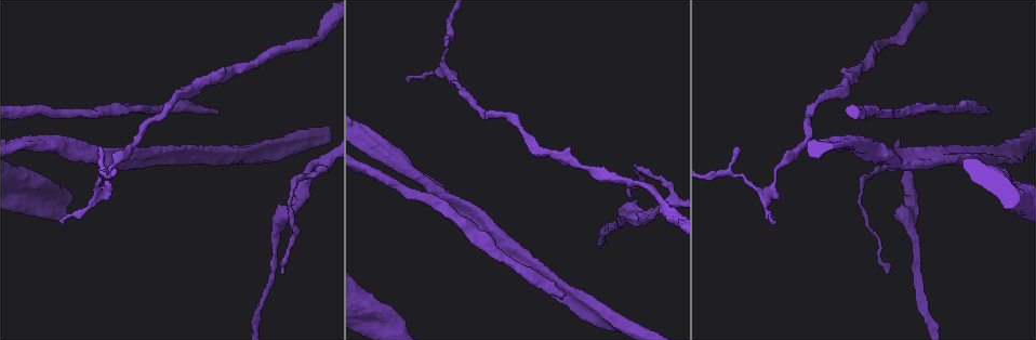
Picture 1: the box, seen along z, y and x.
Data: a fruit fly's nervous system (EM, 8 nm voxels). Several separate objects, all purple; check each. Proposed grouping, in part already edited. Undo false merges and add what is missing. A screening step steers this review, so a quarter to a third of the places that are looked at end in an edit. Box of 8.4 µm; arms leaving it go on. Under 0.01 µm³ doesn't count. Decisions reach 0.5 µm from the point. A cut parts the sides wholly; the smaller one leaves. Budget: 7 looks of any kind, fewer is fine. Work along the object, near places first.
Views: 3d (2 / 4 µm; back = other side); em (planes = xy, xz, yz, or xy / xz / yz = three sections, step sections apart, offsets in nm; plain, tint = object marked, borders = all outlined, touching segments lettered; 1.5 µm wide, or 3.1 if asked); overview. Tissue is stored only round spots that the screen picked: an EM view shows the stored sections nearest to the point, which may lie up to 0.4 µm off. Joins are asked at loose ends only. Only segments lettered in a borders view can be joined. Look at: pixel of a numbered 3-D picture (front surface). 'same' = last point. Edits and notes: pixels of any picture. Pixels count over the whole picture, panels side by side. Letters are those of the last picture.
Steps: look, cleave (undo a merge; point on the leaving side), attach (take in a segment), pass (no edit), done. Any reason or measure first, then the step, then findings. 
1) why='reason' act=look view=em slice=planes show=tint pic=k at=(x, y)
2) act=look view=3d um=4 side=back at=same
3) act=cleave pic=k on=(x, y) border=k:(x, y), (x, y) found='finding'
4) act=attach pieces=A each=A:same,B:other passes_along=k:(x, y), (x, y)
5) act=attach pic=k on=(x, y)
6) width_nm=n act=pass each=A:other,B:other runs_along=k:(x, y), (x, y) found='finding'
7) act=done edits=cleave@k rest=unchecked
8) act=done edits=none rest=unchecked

why='a fork' act=look view=3d um=2 pic=1 at=(102, 192)

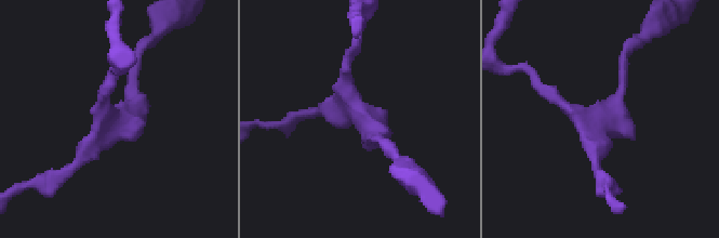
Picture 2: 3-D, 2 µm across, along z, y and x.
act=look view=em slice=planes show=borders pic=2 at=(604, 113)

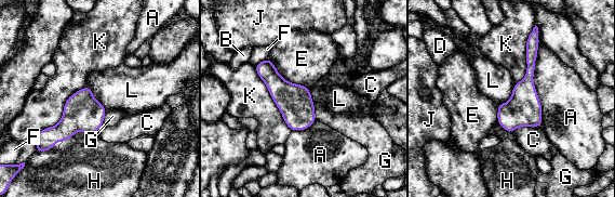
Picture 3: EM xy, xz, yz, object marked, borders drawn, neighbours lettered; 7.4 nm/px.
longest_contact=A:600nm act=pass each=A:other,B:other,C:other,D:other,E:other,F:other,G:other,H:other,J:other,K:other,L:other found='continuous, no second cell'

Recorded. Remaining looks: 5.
why='end of a long branch' act=look view=em slice=planes show=borders pic=1 at=(218, 113)

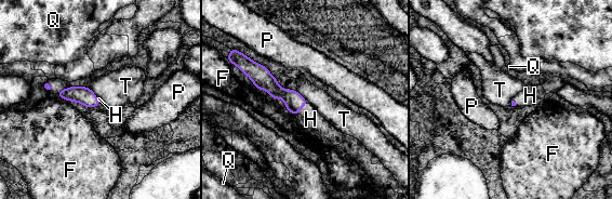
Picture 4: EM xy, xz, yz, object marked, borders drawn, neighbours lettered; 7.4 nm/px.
act=attach pieces=H each=F:other,H:same,P:other,Q:other,T:other passes_along=4:(293, 100), (301, 107), (310, 119) found='the cell continues'

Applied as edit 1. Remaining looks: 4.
why='see it whole again' act=look view=overview

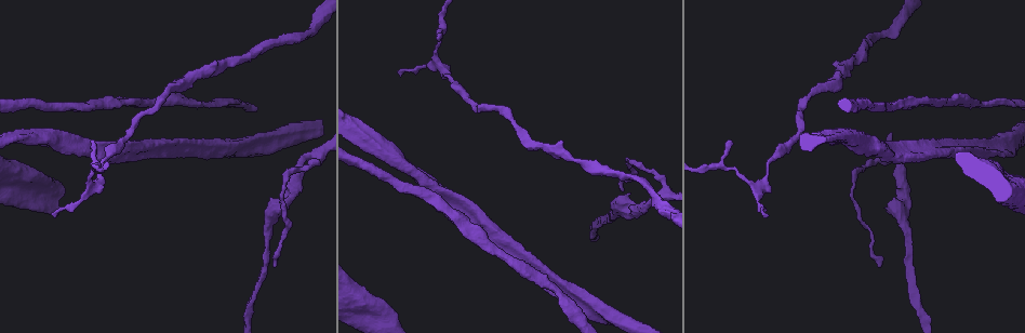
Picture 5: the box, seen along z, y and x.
why='a fork' act=look view=em slice=planes show=borders pic=5 at=(278, 209)

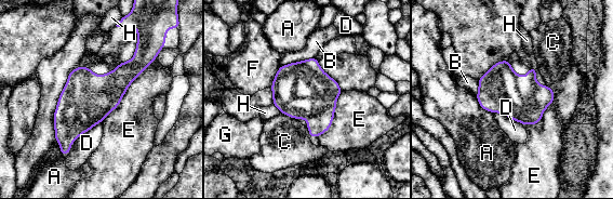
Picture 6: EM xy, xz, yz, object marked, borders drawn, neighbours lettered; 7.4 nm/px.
act=pass each=A:other,B:other,C:other,D:other,E:other,F:other,G:other,H:other border=6:(493, 111), (505, 114), (522, 125) found='one cell here'

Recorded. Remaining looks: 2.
act=done edits=attach@4 rest=unchecked

